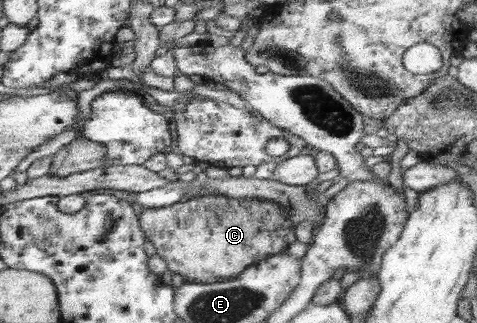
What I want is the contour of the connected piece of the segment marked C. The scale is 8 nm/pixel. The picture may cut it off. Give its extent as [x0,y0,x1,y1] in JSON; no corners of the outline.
[139,191,297,284]

